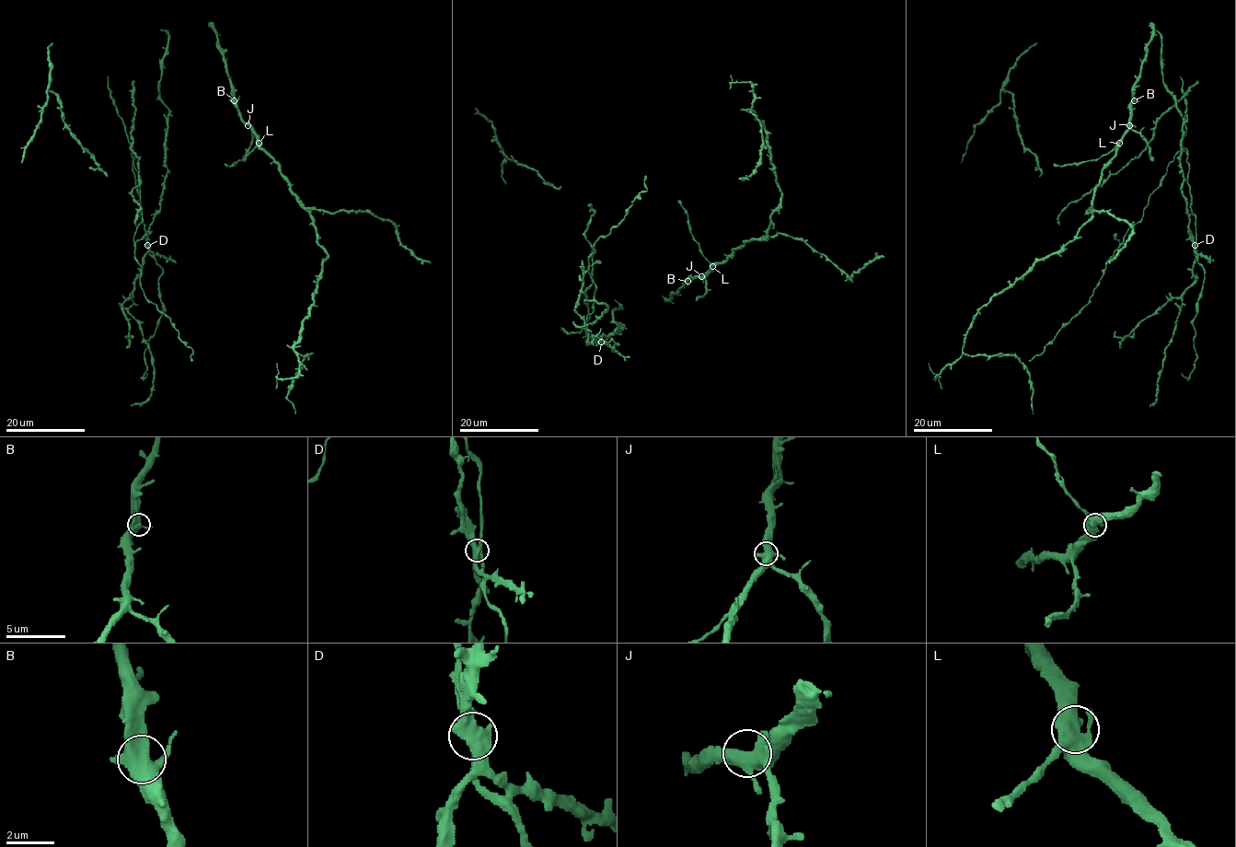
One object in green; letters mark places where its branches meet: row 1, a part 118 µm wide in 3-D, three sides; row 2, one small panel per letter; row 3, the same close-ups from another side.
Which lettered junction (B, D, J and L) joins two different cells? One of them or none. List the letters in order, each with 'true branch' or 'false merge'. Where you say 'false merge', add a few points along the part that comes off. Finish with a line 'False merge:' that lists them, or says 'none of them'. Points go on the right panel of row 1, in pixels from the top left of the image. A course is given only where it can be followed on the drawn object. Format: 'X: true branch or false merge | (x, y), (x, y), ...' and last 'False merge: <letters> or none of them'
B: true branch
D: true branch
J: true branch
L: true branch
False merge: none of them

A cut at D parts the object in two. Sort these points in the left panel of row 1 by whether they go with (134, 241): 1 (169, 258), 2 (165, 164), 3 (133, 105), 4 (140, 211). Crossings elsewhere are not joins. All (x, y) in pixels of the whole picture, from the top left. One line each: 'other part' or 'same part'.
1: other part
2: other part
3: same part
4: same part

